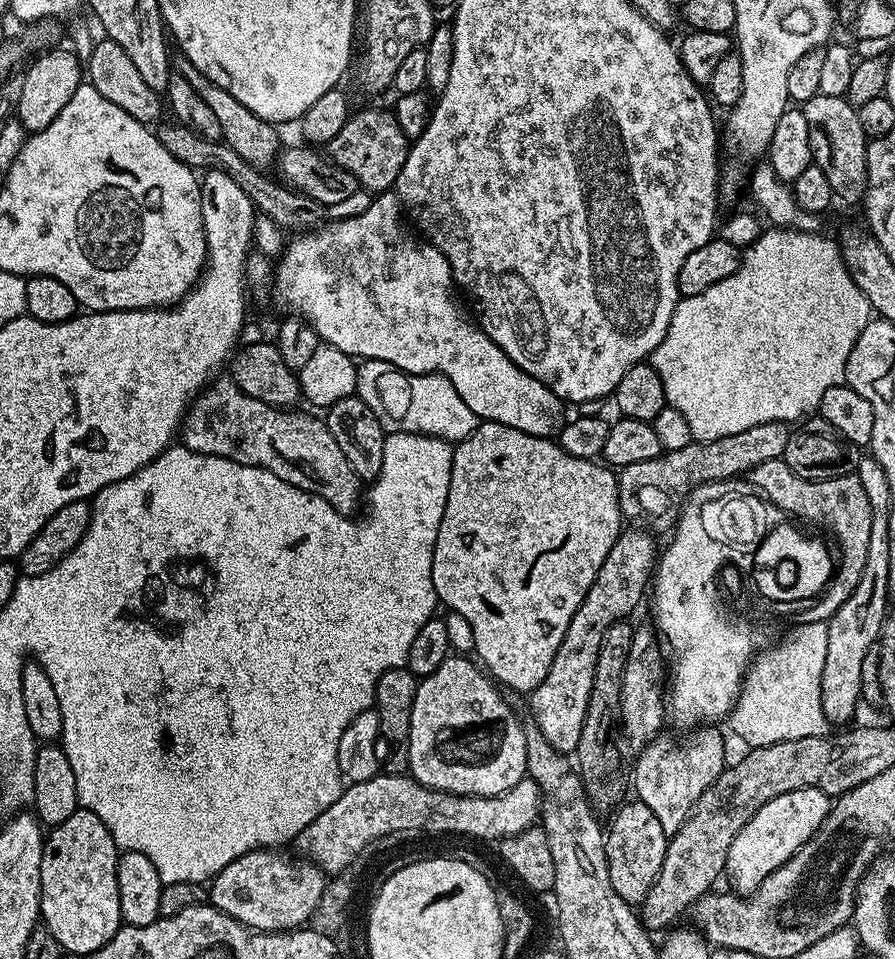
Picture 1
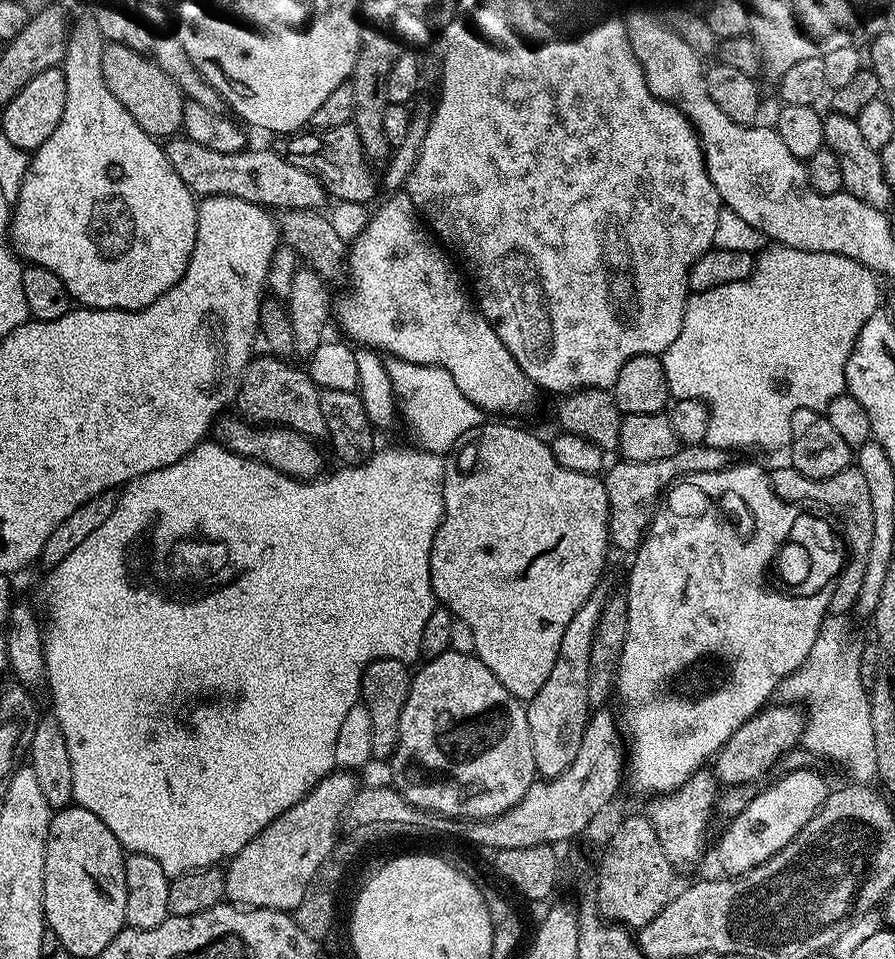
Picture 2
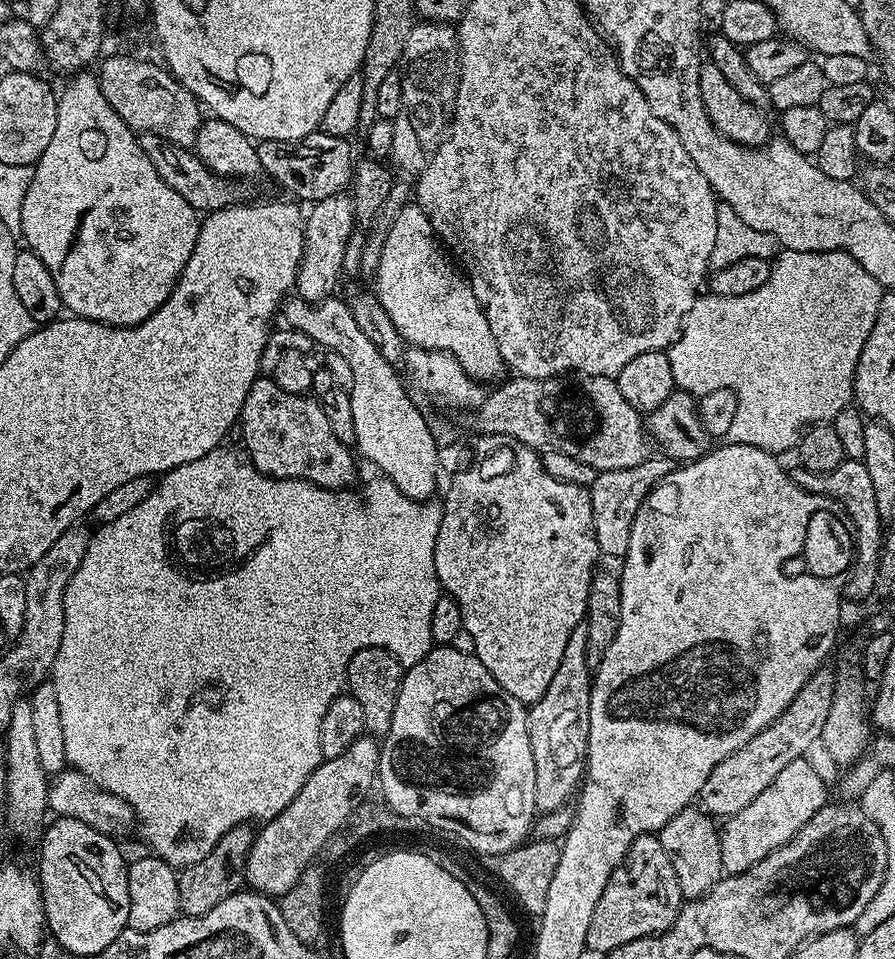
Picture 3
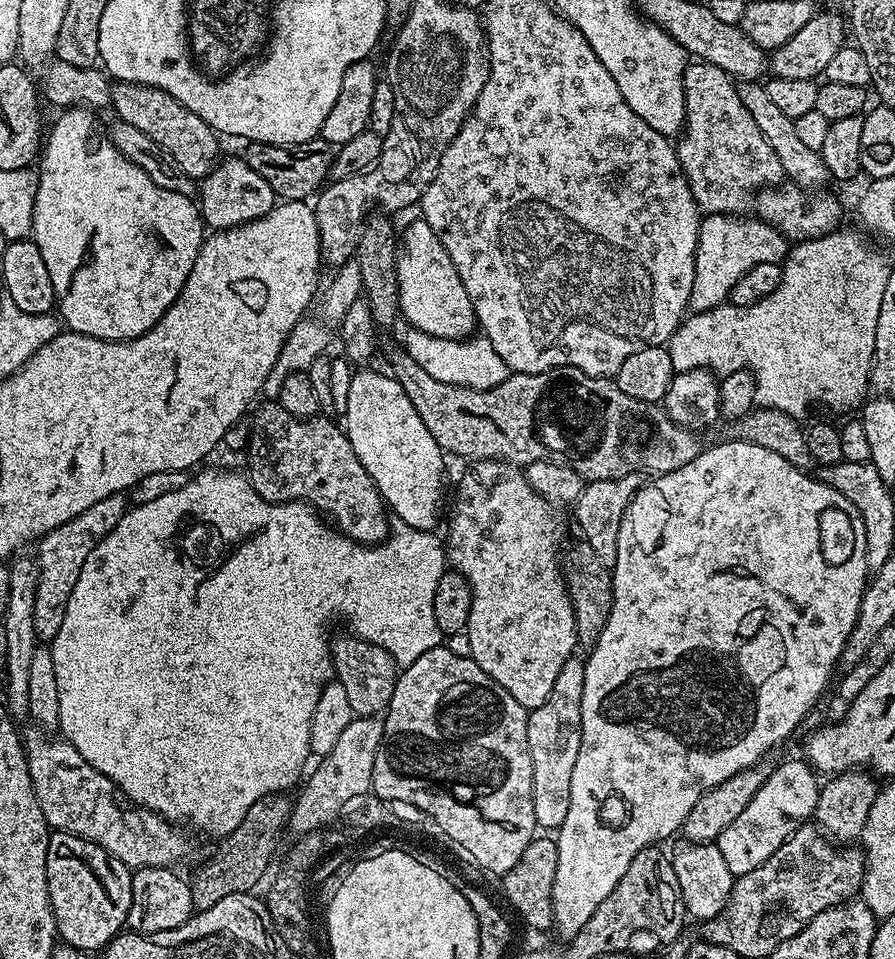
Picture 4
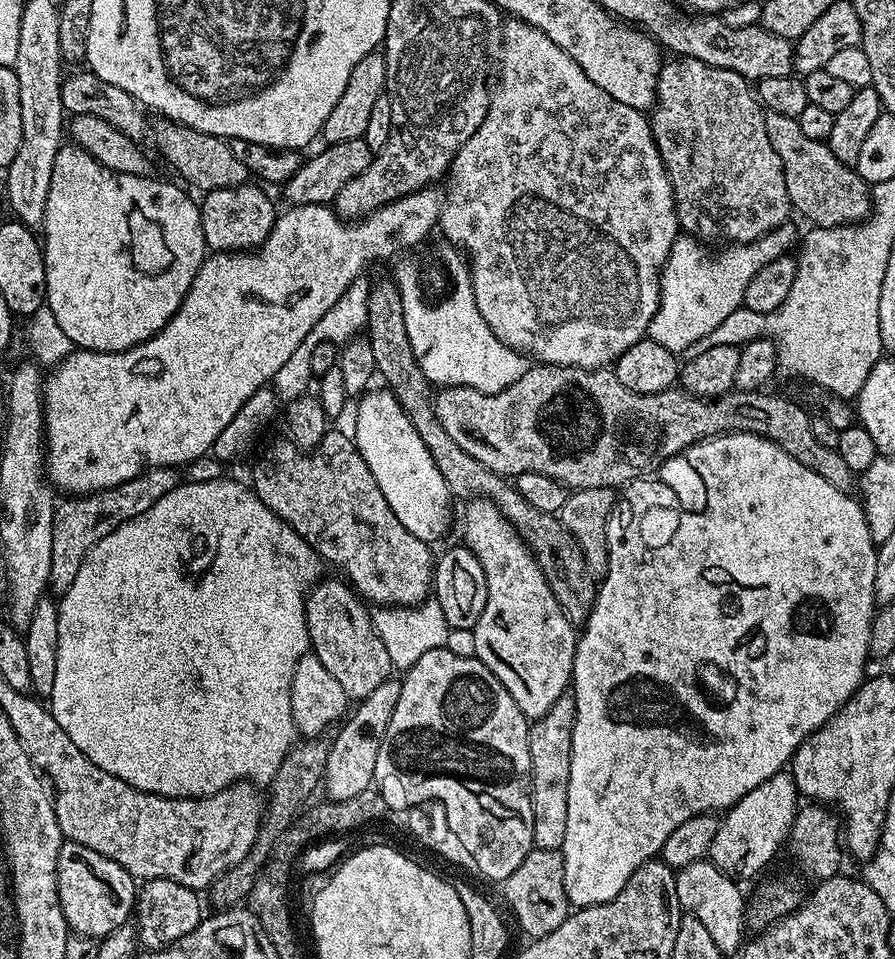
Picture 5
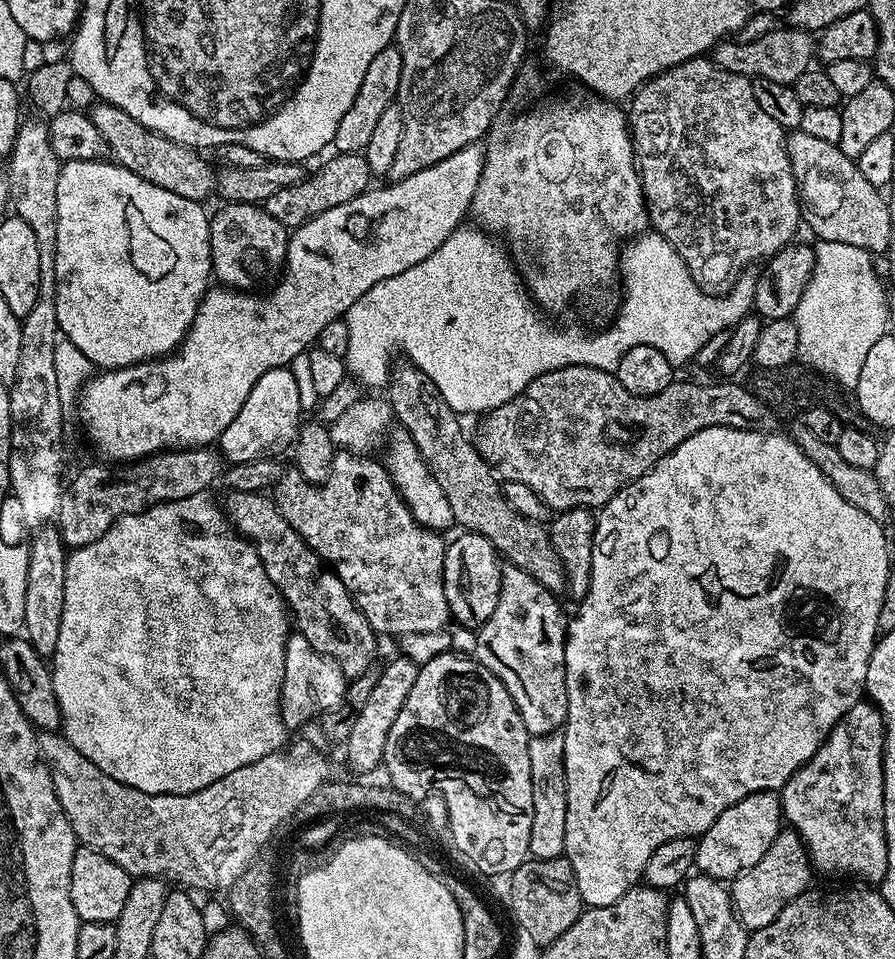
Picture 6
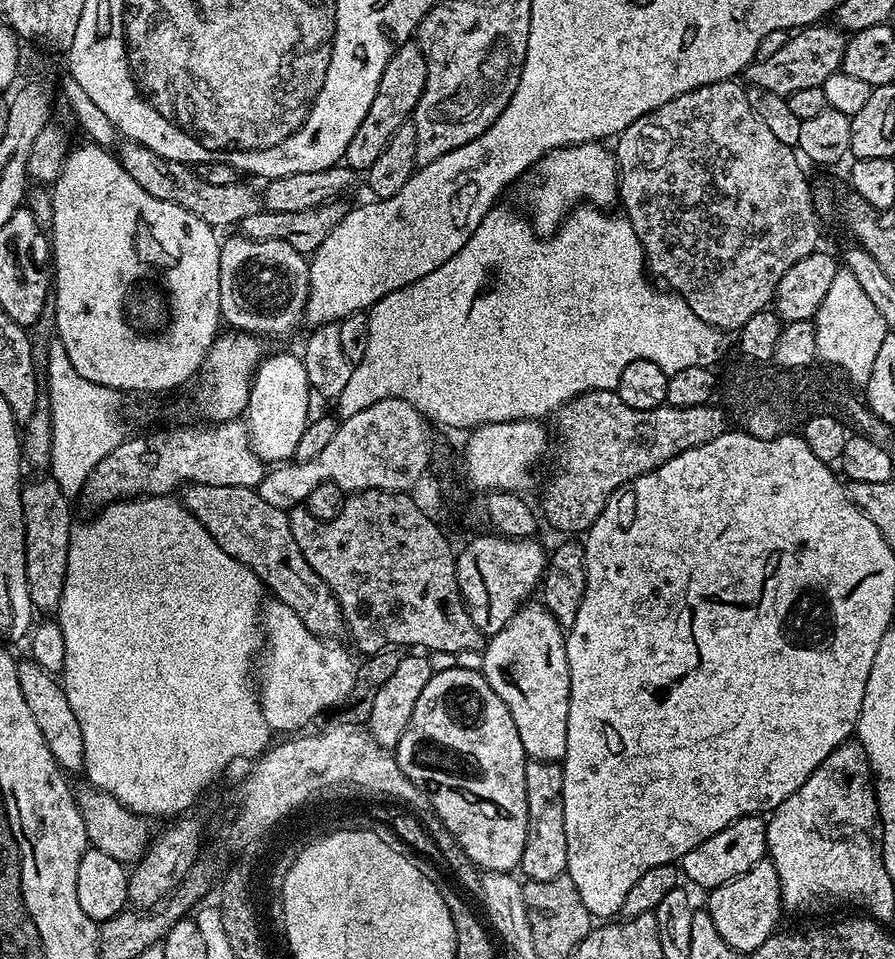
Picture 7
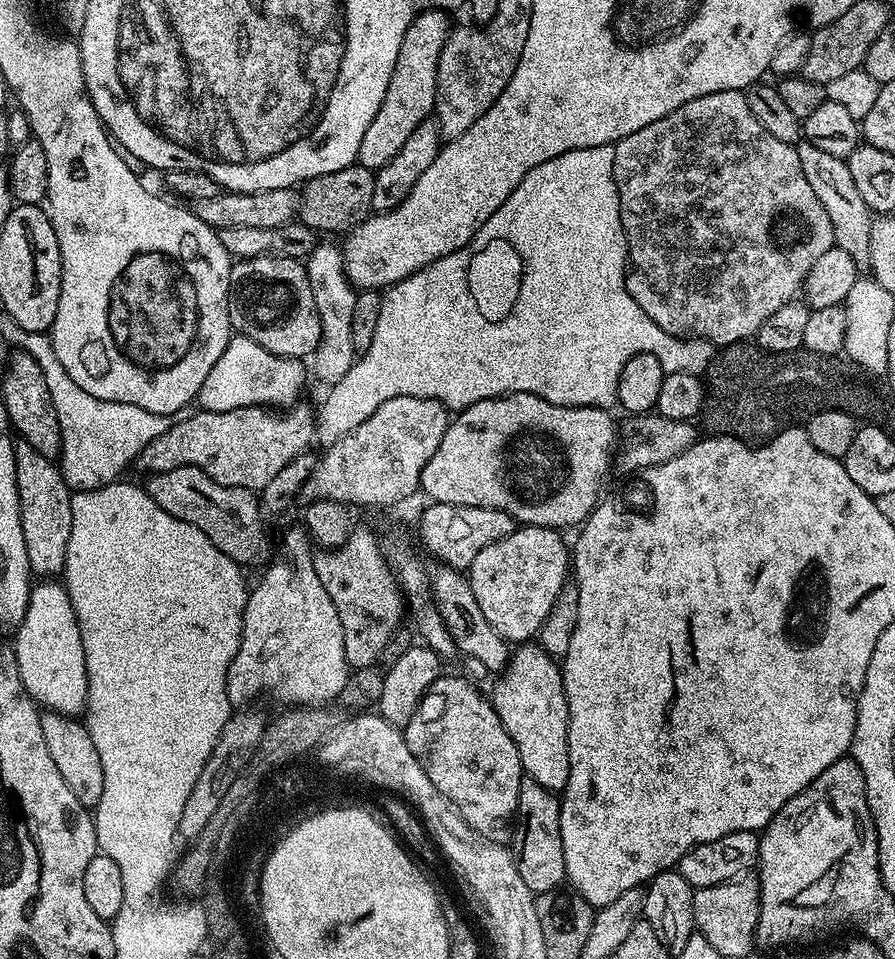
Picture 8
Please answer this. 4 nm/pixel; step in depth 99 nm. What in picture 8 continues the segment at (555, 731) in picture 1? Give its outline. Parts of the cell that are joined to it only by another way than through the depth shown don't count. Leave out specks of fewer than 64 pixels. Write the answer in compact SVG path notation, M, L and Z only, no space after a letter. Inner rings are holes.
M521 779L510 848L514 853L518 874L522 874L522 882L526 882L533 894L557 891L565 883L566 858L562 854L560 813L560 796L557 793L538 786L538 782L533 780Z

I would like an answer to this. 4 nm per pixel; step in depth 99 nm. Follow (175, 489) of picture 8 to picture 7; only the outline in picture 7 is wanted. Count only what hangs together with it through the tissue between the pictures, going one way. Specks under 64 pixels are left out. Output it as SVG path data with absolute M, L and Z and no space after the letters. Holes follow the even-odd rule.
M189 484L182 495L184 507L198 518L198 522L202 522L202 526L206 526L210 538L218 542L230 558L247 566L275 599L290 606L290 610L302 618L306 630L325 638L345 635L344 615L336 601L336 594L313 570L310 562L306 562L302 550L298 550L298 542L294 542L294 534L290 534L287 511L275 509L264 502L256 488Z

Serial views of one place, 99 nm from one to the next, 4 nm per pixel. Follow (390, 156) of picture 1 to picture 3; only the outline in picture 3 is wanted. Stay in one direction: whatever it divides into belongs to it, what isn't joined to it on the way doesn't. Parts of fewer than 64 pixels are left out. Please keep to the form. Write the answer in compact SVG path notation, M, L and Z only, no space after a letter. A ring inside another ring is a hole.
M319 130L300 140L261 140L256 144L260 172L273 176L289 192L289 197L300 202L338 196L351 185L354 175L354 155L348 143L345 137L331 136Z

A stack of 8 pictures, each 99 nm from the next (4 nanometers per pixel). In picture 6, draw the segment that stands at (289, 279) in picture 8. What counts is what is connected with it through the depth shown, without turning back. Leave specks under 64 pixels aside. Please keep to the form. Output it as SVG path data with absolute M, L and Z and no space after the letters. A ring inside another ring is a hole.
M241 202L225 203L217 216L211 217L210 250L212 270L221 285L238 290L252 290L271 272L279 273L288 255L289 229L269 214L264 206Z

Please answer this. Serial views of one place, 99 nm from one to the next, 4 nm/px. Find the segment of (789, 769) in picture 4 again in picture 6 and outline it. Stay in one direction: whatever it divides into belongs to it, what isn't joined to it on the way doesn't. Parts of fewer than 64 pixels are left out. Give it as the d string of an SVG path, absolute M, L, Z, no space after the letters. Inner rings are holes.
M775 791L755 792L742 802L720 813L718 822L710 826L696 845L695 867L701 873L721 882L731 882L750 866L757 864L770 850L774 838L782 831L782 800Z

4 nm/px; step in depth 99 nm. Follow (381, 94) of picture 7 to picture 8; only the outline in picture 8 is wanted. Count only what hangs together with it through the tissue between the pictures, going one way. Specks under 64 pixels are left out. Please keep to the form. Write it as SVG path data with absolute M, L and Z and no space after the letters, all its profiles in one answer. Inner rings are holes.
M425 9L410 22L398 50L398 62L388 74L386 98L380 100L378 114L364 125L362 142L358 145L356 163L364 168L377 169L386 166L398 150L406 143L406 138L423 120L429 119L436 103L437 60L450 31L450 23L443 9Z

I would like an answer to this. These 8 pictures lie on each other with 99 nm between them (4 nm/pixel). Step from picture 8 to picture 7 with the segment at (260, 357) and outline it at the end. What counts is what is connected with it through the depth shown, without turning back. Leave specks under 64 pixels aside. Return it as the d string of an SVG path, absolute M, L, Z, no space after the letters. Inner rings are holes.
M284 352L278 356L269 355L260 361L252 378L252 389L248 395L246 423L248 441L259 460L265 465L276 466L295 457L298 438L302 438L306 427L304 420L304 361L299 355Z

